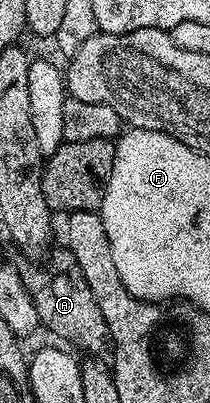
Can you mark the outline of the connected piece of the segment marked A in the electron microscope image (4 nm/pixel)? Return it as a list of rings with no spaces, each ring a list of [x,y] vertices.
[[[69,250],[62,252],[51,251],[45,261],[46,268],[22,268],[20,275],[22,284],[28,290],[32,302],[36,306],[38,323],[47,328],[54,336],[59,336],[67,345],[78,348],[91,348],[98,352],[107,347],[108,333],[106,323],[100,314],[100,306],[76,262],[76,258]]]

